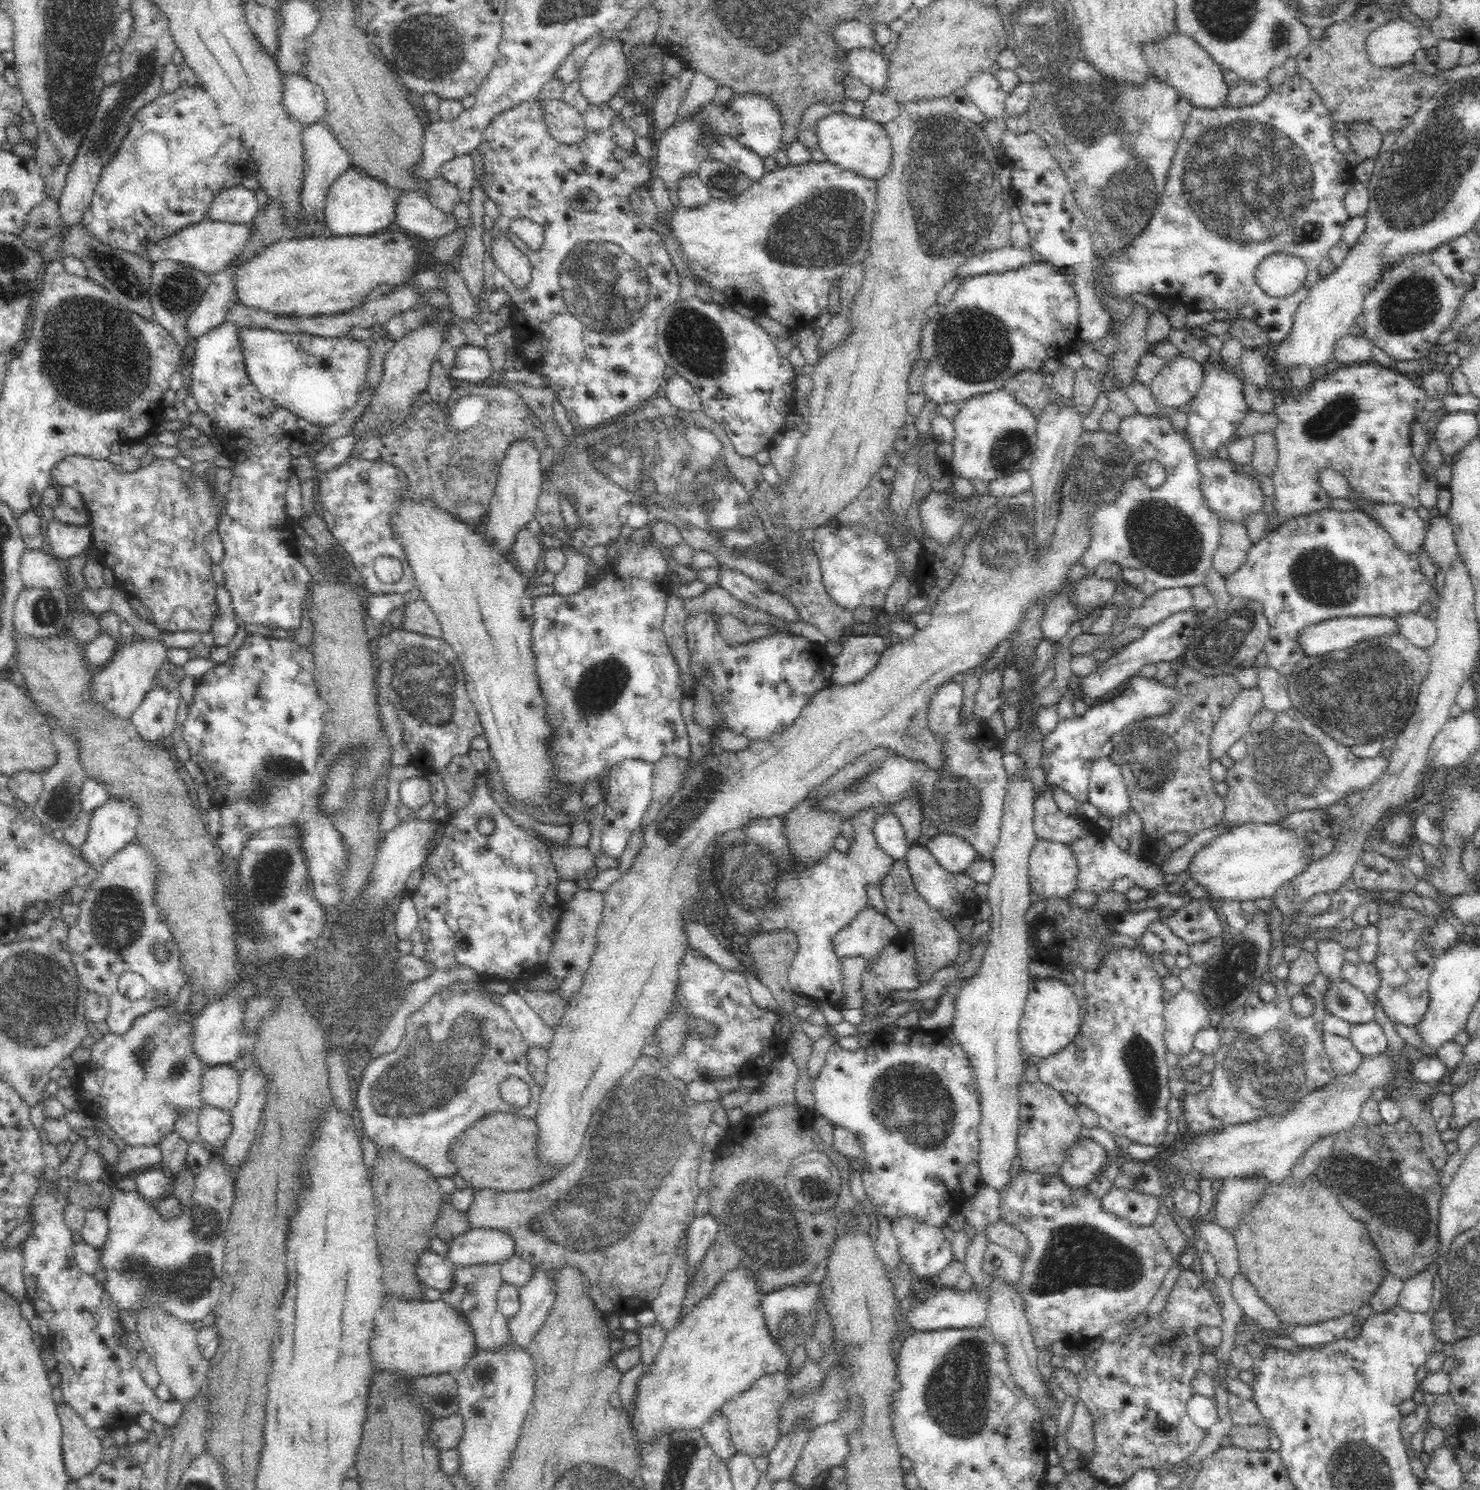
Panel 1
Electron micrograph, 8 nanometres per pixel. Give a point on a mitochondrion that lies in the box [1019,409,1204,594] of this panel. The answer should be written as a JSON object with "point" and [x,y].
{"point":[1102,466]}

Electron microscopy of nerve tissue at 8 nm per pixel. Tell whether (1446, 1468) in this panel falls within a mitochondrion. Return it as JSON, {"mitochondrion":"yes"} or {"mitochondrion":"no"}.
{"mitochondrion":"no"}

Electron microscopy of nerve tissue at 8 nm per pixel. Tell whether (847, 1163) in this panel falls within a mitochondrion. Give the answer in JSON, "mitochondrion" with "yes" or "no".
{"mitochondrion":"no"}

